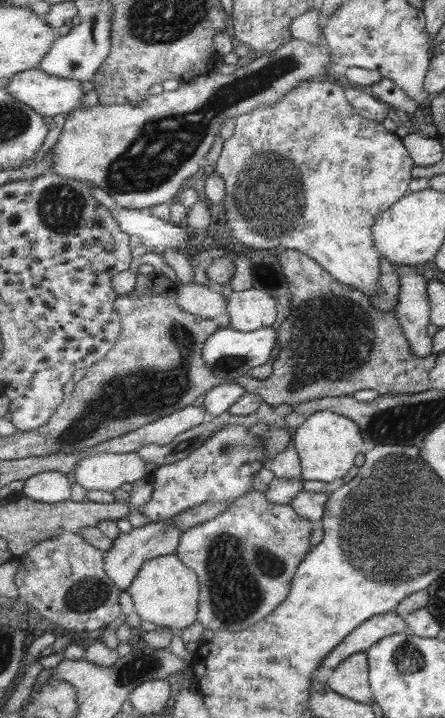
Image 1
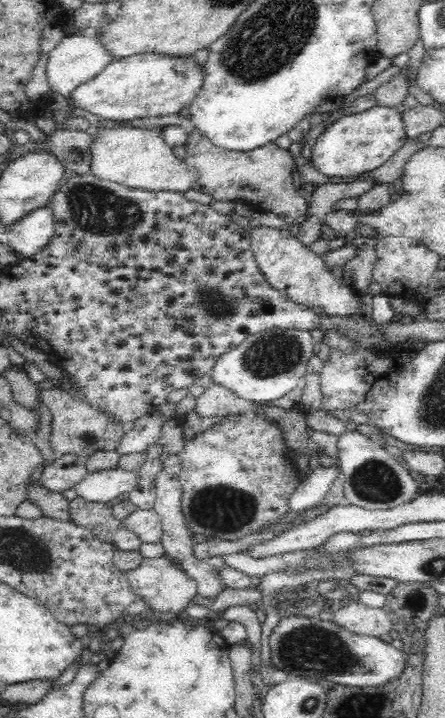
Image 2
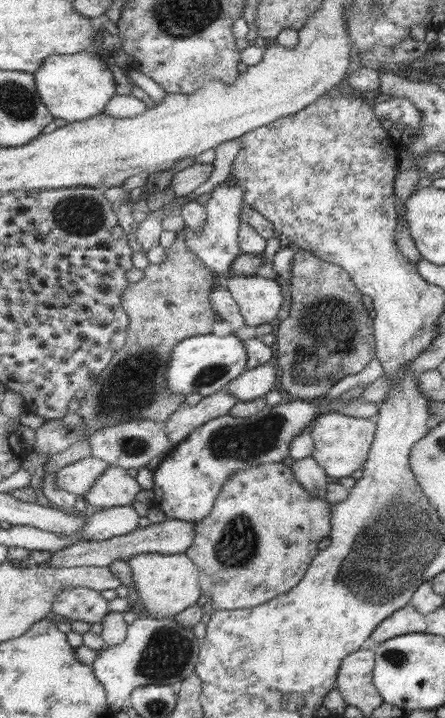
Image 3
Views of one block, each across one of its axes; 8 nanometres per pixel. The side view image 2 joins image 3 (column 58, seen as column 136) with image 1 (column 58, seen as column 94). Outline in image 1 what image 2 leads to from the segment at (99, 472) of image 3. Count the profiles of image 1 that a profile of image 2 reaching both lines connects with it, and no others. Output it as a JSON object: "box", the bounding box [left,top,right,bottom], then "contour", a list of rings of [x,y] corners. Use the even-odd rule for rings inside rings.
{"box":[22,471,72,504],"contour":[[[45,471],[26,481],[22,490],[25,497],[48,504],[71,500],[72,476],[60,472]]]}

